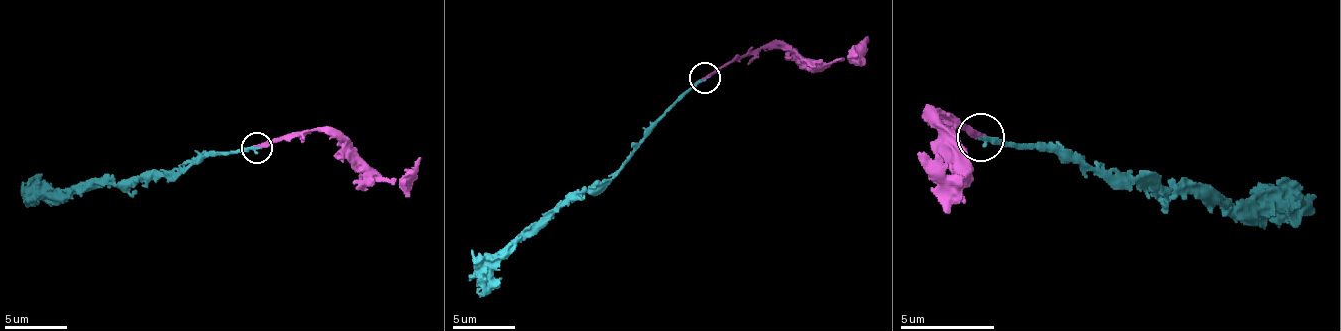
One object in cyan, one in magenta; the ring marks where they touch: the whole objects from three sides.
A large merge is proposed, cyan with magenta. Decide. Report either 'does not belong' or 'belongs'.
belongs

